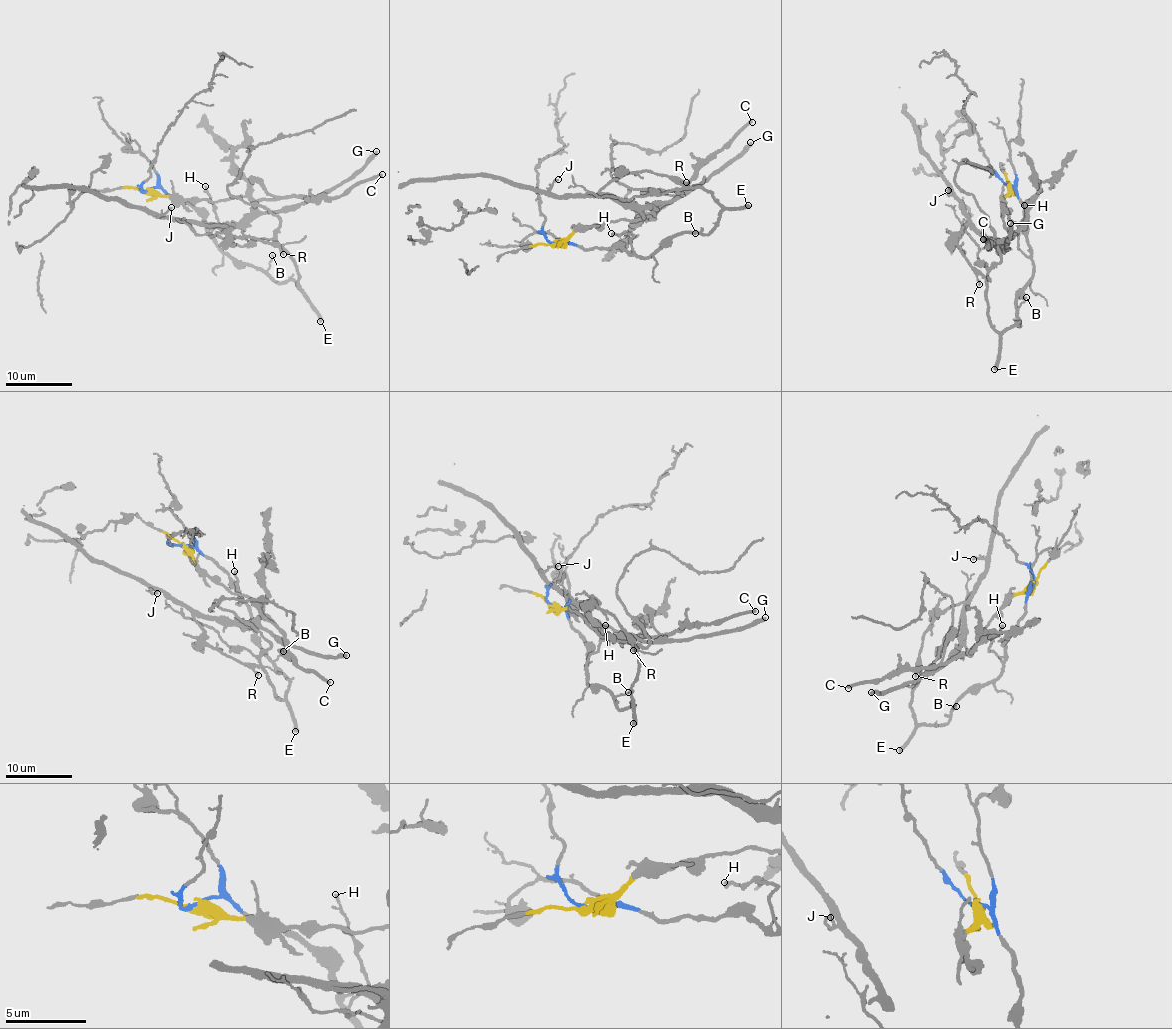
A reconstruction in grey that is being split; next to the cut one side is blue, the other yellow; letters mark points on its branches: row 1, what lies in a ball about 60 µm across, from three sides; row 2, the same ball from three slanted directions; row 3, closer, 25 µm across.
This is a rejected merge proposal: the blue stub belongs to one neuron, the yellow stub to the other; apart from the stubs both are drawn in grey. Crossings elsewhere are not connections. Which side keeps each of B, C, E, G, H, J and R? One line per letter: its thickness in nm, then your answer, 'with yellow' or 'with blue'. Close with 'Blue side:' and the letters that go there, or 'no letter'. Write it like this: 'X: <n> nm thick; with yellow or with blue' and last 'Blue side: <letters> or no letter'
B: 100 nm thick; with blue
C: 280 nm thick; with yellow
E: 320 nm thick; with blue
G: 300 nm thick; with yellow
H: 90 nm thick; with blue
J: 150 nm thick; with yellow
R: 160 nm thick; with yellow
Blue side: B, E, H

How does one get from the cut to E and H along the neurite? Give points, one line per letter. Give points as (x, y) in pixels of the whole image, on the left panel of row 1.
E: (146, 191), (160, 187), (183, 199), (199, 213), (217, 245), (280, 283), (291, 280), (321, 321)
H: (146, 191), (160, 187), (173, 197), (183, 199), (199, 213), (210, 234), (219, 219), (204, 186)

